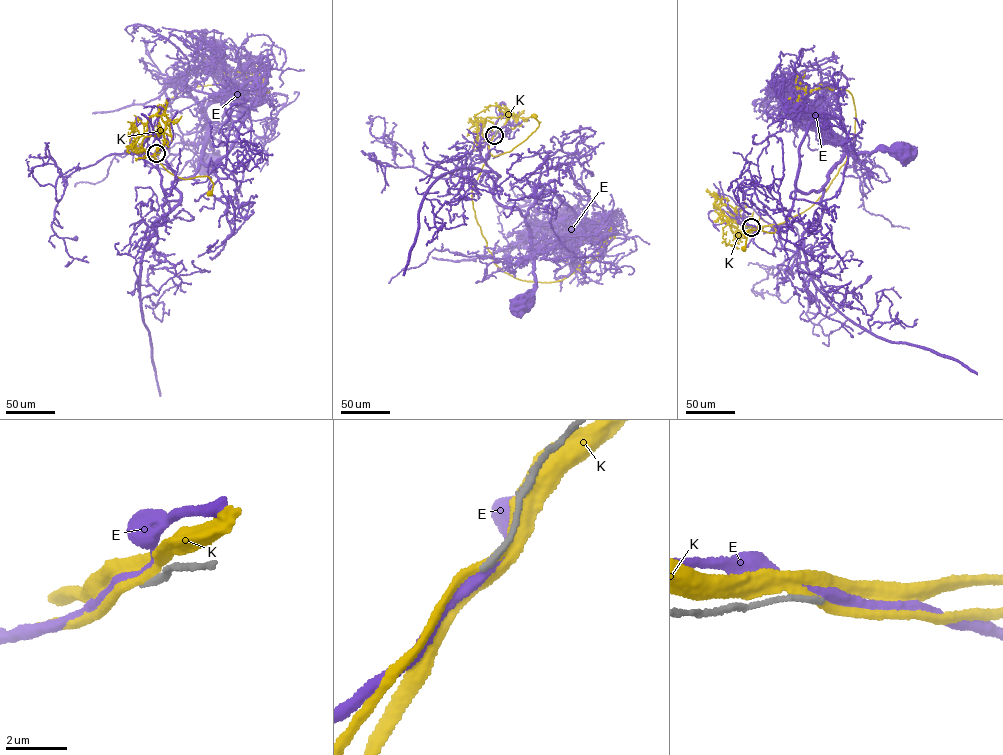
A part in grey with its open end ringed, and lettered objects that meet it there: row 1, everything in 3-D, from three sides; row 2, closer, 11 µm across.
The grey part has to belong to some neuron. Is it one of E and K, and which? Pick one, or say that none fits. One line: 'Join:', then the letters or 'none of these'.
Join: none of these

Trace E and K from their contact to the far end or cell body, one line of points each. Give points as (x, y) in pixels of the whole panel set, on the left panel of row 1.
E: (156, 152), (151, 156), (172, 201), (180, 198), (173, 183), (195, 172), (208, 139), (219, 157), (210, 163)
K: (156, 152), (151, 155), (177, 177), (208, 177), (213, 184), (210, 193)

